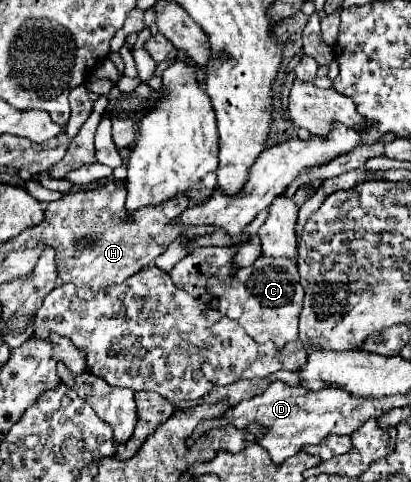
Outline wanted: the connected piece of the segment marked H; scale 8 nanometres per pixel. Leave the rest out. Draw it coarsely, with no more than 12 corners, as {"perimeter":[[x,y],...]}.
{"perimeter":[[126,187],[66,191],[38,245],[94,291],[154,263],[188,199],[126,219]]}

